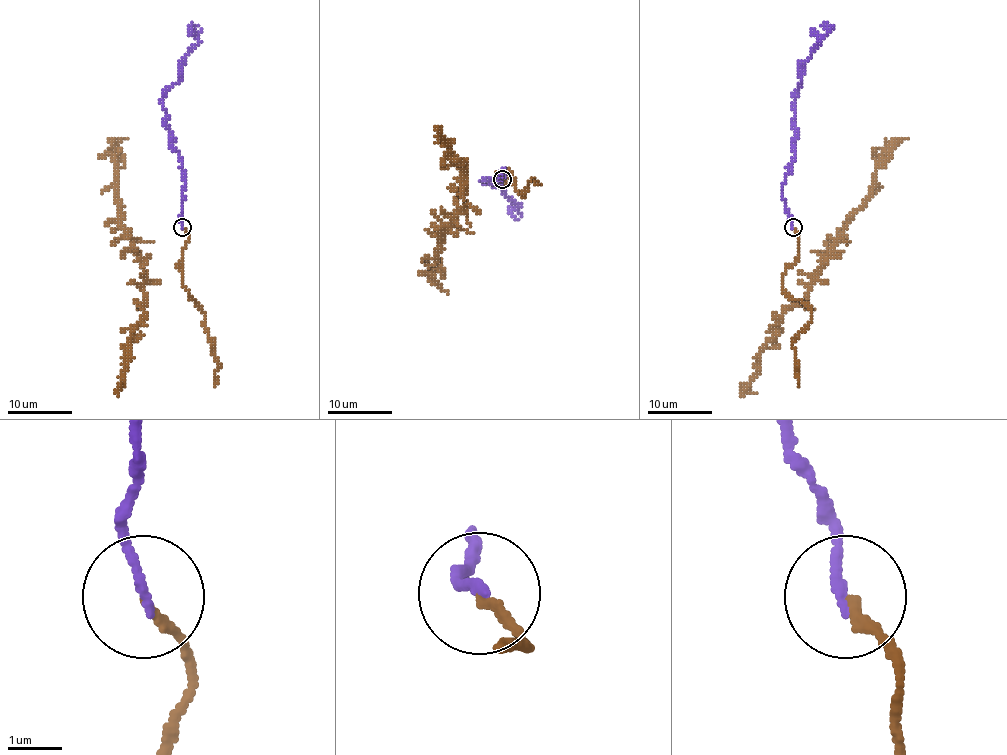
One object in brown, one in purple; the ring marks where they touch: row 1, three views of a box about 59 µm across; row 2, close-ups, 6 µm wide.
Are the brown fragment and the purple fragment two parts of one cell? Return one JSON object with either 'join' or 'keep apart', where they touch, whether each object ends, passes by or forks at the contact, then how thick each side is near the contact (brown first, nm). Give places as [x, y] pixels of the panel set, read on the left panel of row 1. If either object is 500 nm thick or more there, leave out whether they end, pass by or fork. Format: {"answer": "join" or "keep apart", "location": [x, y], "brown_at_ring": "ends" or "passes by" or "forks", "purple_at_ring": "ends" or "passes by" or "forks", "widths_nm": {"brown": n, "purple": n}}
{"answer": "join", "location": [182, 227], "brown_at_ring": "ends", "purple_at_ring": "ends", "widths_nm": {"brown": 160, "purple": 170}}

